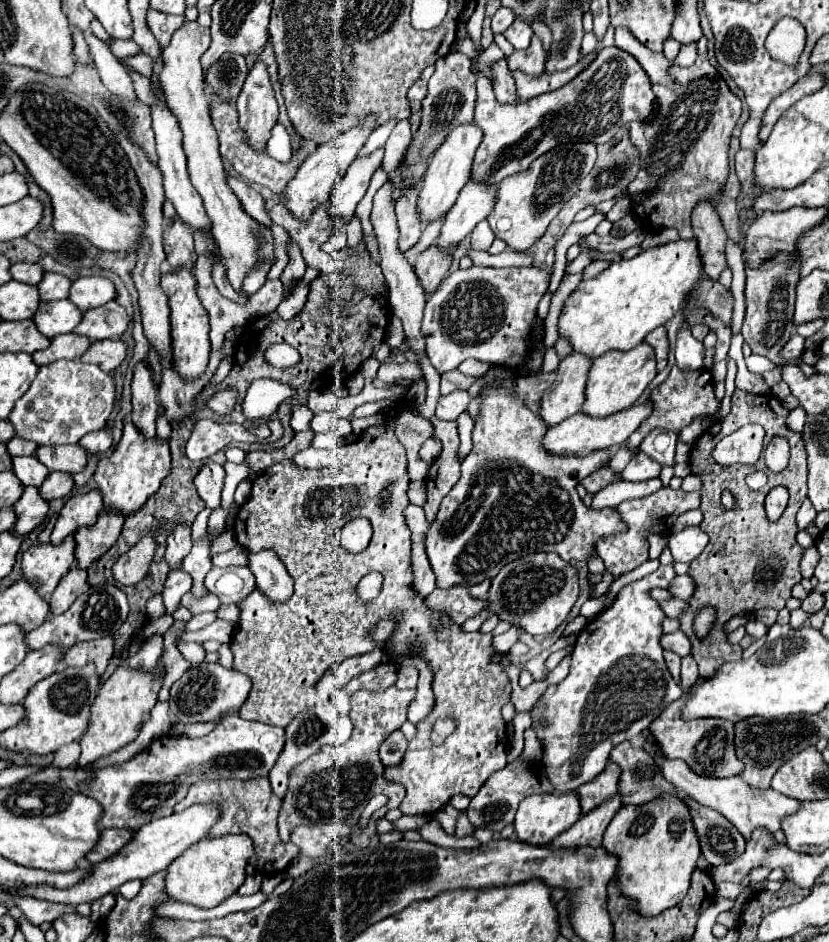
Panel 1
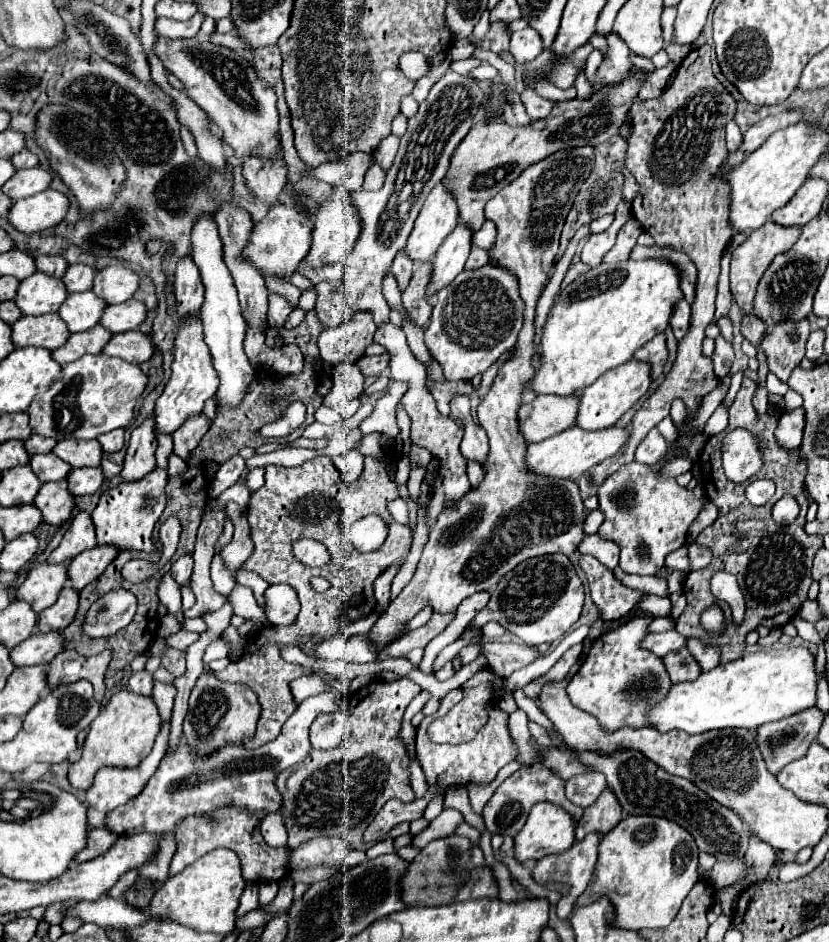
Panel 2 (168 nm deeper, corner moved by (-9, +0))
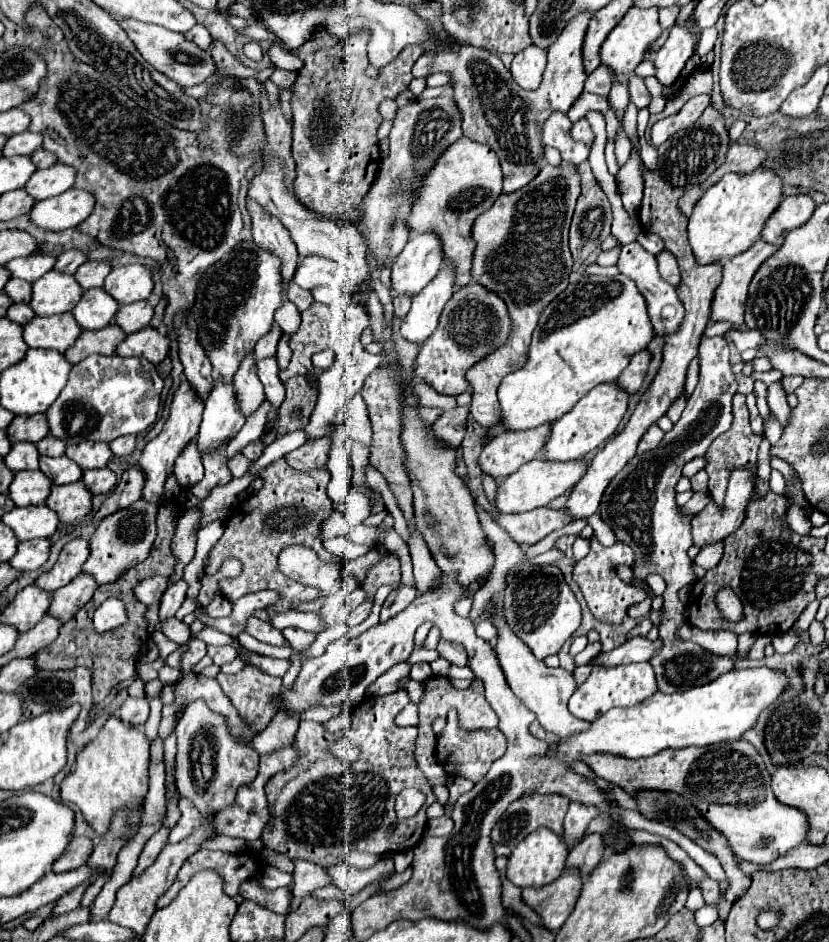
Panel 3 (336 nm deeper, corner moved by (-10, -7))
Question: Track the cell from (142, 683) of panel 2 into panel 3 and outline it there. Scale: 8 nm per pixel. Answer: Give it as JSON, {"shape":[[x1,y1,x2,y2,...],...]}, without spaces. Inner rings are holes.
{"shape":[[128,696,126,700,124,700,124,704,120,706,120,718,124,720,124,722,130,722,130,724,138,724,138,726,142,726,144,722,146,722,146,718,148,718,148,712,150,712,150,708,148,708,148,700,142,696,142,698,134,698,134,696]]}

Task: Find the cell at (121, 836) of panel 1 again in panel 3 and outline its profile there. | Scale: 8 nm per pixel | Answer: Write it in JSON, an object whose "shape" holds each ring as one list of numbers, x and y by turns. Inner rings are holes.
{"shape":[[84,836,72,838,66,852,60,856,60,860,56,860,54,872,68,872,68,870,76,870,76,868,88,864,92,848,94,848,94,844,90,838,84,838]]}

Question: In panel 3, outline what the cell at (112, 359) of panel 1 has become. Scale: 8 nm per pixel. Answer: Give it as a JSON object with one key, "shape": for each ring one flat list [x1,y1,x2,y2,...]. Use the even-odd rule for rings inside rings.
{"shape":[[144,328,140,332,126,336,126,340,118,344,116,356,124,356,124,358,136,356,152,364,158,364,166,358,168,350,170,350,170,340,164,334,160,334,154,328]]}

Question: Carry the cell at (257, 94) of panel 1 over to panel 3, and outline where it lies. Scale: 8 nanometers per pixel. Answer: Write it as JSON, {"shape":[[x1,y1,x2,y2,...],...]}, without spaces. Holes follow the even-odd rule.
{"shape":[[248,198,246,208,252,216,252,238,260,248,266,248,282,258,282,278,284,282,292,280,294,270,298,266,298,252,296,244,292,244,292,238,288,236,284,224,276,220,276,216,268,216,256,200]]}

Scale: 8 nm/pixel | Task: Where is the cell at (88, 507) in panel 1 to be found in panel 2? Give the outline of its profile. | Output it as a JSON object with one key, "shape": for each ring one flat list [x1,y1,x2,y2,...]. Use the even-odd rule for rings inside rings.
{"shape":[[81,511,73,517,67,533,63,535,61,545,49,555,47,563,67,565,67,563,71,563,73,557,77,557,79,553,93,549,93,547,95,547,95,527,91,525,91,515]]}

